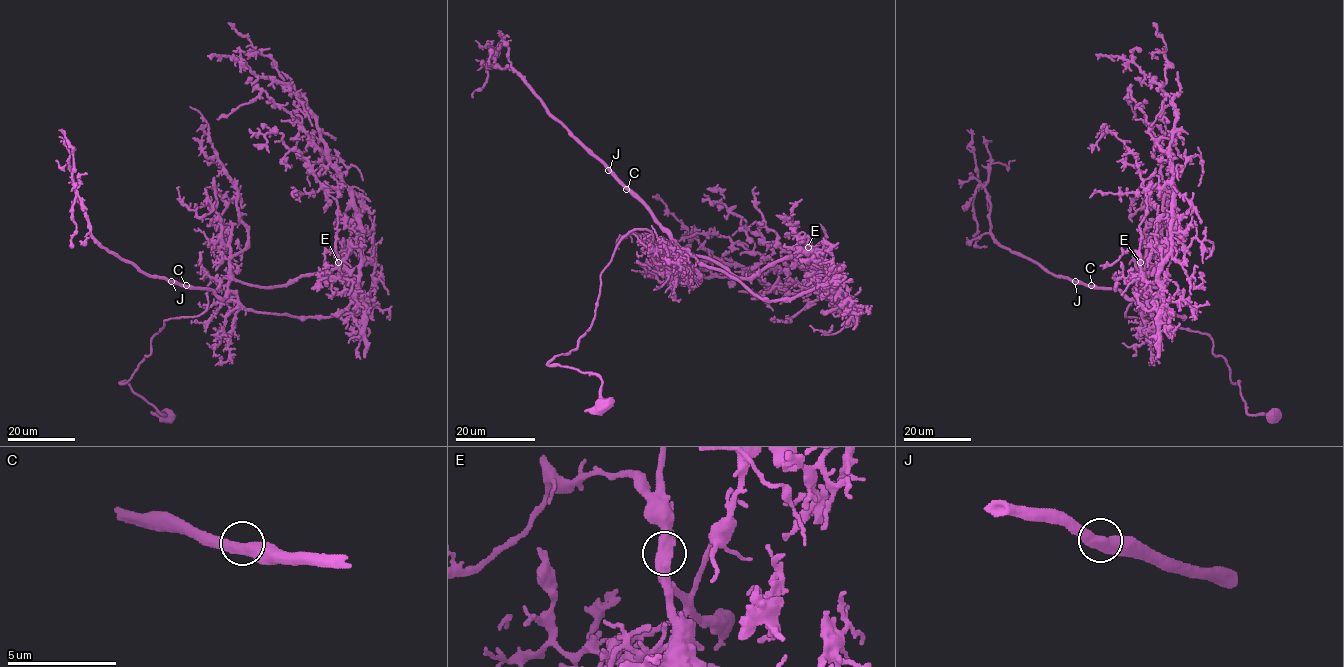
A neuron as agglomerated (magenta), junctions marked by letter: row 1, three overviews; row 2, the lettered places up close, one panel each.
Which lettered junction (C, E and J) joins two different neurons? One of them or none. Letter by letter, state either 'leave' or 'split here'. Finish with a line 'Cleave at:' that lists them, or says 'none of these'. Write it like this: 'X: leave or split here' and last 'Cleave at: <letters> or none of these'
C: leave
E: split here
J: leave
Cleave at: E

